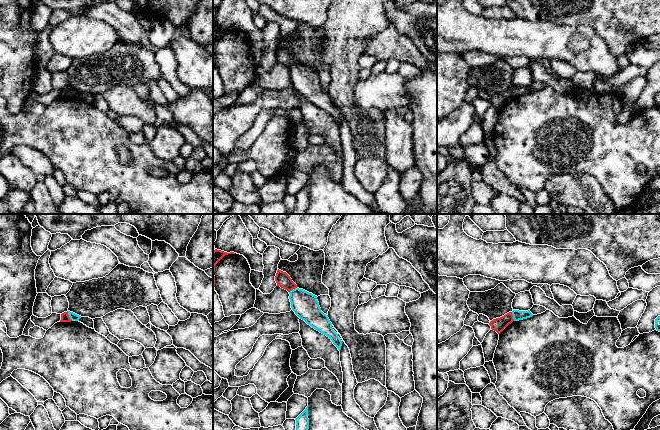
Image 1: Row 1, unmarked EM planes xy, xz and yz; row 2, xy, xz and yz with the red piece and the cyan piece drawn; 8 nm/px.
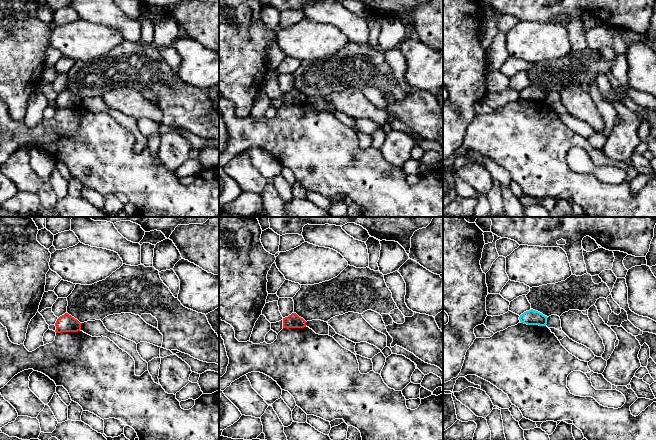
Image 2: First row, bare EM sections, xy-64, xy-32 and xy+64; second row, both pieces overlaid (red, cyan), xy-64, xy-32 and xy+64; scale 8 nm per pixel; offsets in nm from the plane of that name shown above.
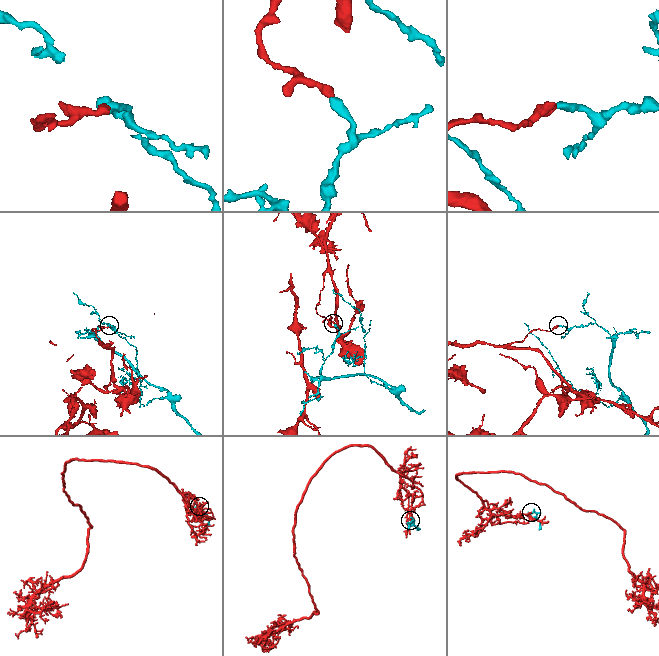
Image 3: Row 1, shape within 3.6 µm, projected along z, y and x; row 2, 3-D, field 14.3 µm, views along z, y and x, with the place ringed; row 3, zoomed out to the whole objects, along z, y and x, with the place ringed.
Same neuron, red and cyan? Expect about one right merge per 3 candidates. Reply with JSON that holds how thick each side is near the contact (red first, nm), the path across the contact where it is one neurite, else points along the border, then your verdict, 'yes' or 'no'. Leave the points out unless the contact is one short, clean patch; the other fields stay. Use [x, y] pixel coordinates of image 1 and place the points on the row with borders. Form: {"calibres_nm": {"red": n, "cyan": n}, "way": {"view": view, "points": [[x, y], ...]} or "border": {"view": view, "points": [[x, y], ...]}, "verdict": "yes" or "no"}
{"calibres_nm": {"red": 70, "cyan": 60}, "border": {"view": "xy", "points": [[67, 311], [72, 320]]}, "verdict": "no"}

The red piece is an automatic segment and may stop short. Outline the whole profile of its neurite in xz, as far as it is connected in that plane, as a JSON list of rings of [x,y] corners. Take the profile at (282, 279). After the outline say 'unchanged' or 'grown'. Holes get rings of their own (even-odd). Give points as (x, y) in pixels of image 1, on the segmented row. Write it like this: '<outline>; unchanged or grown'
[[[279,269],[277,270],[275,281],[277,283],[277,286],[280,286],[288,292],[297,288],[297,285],[292,281],[290,276],[286,272],[283,272]]]; unchanged

